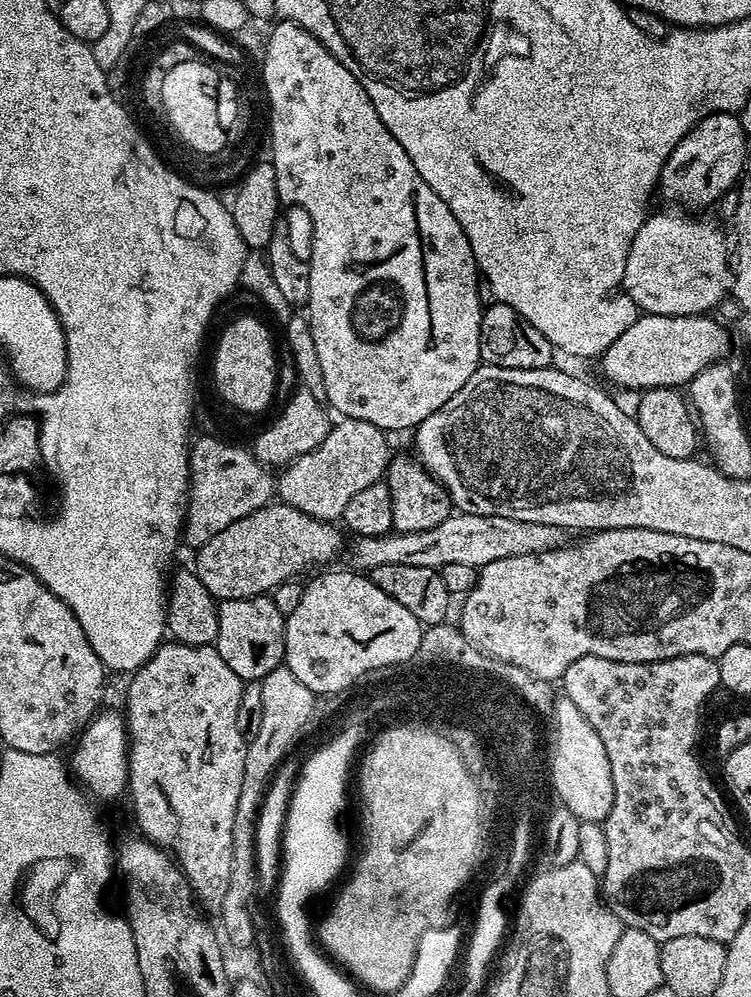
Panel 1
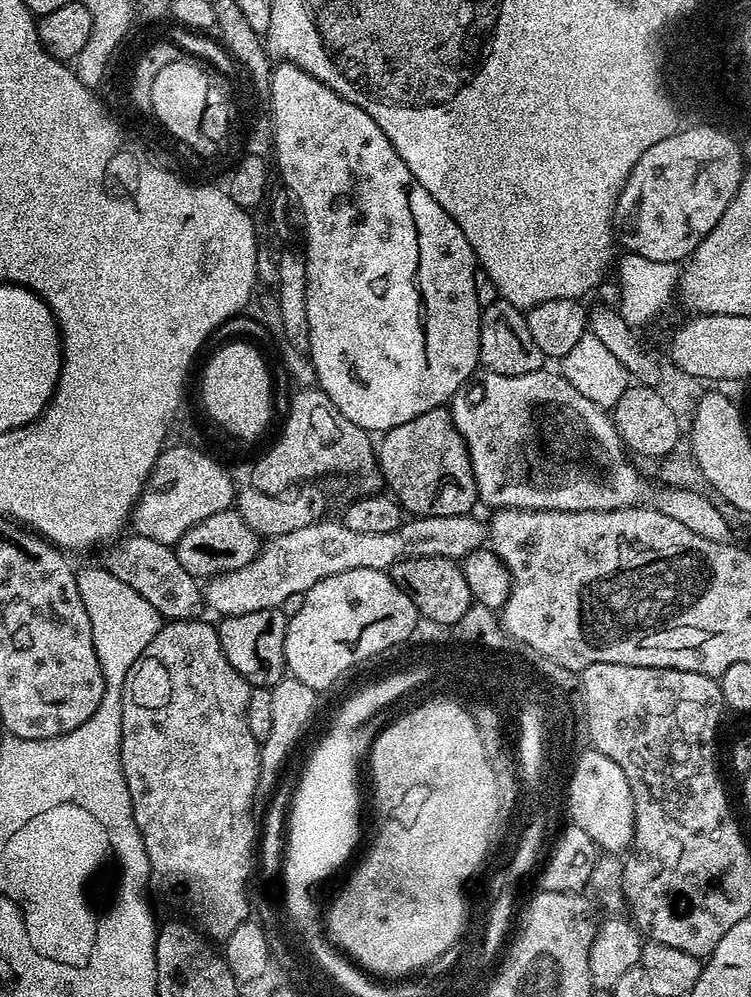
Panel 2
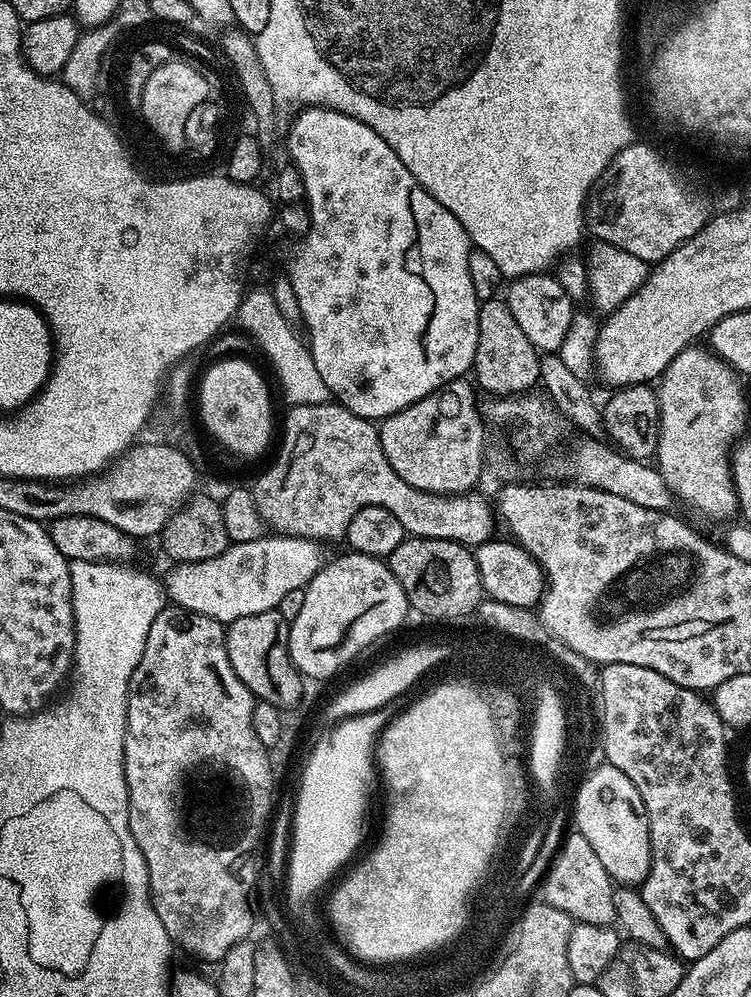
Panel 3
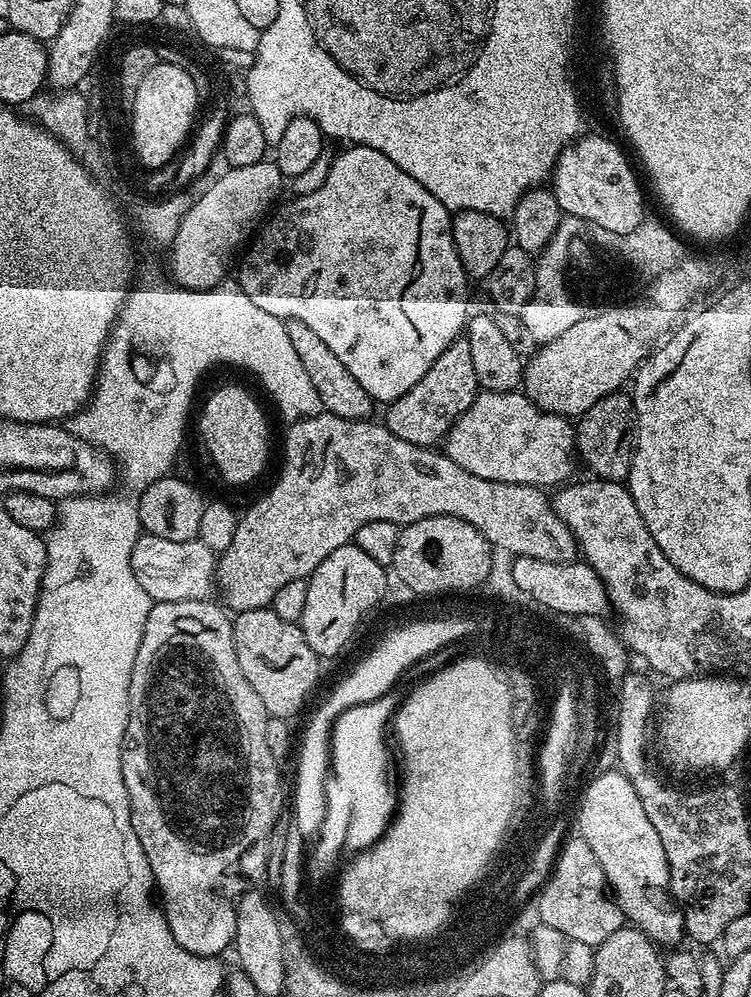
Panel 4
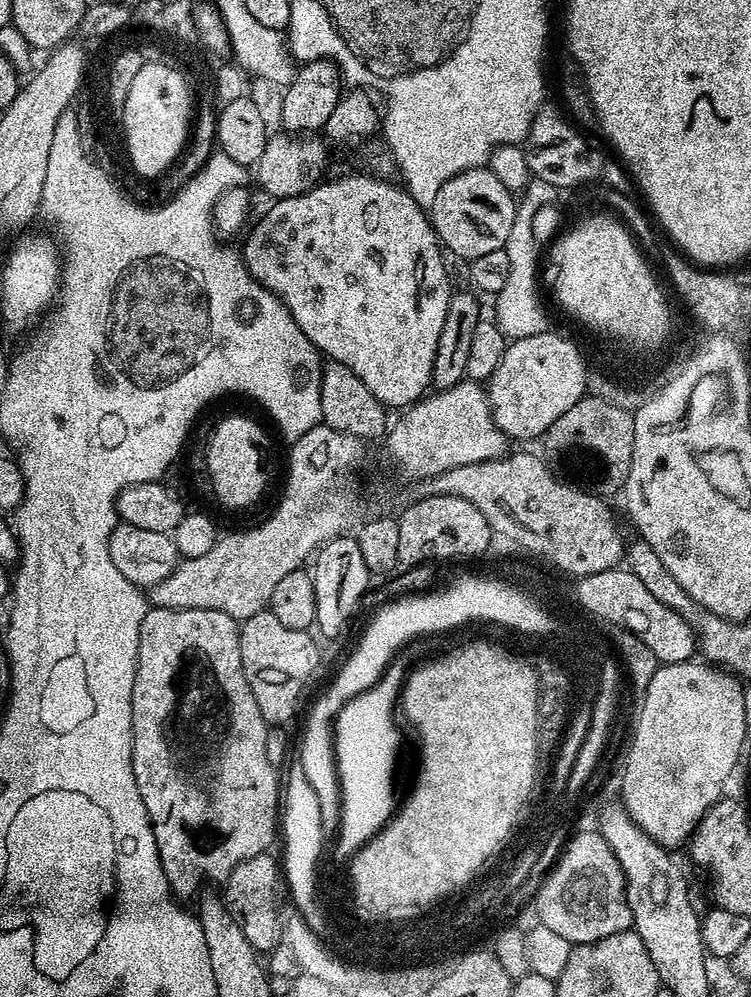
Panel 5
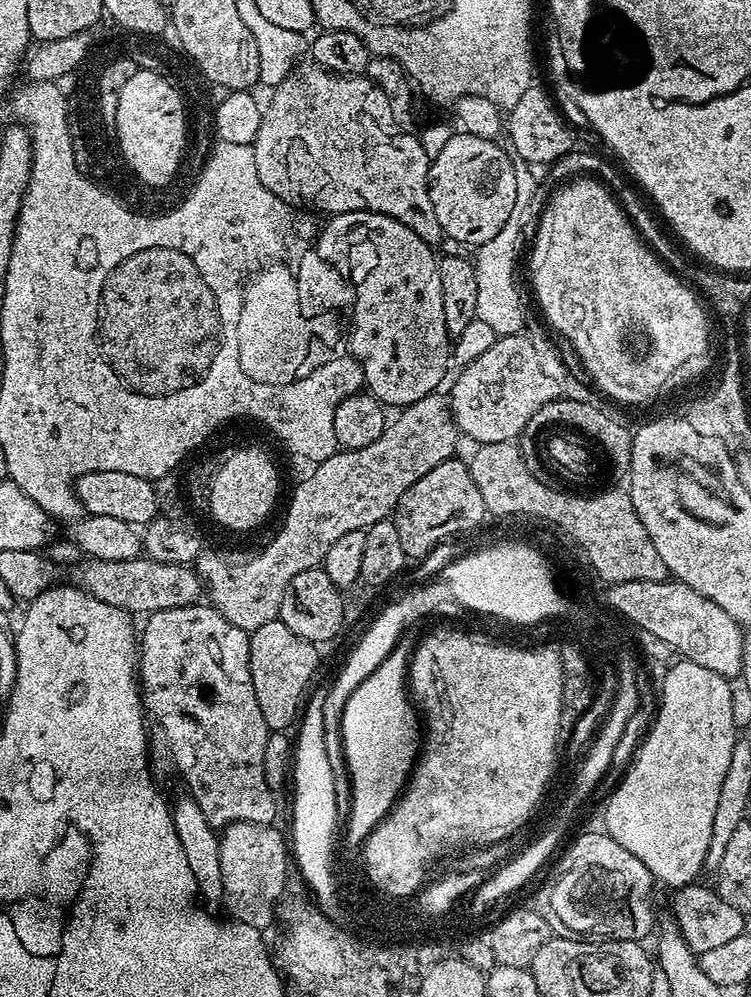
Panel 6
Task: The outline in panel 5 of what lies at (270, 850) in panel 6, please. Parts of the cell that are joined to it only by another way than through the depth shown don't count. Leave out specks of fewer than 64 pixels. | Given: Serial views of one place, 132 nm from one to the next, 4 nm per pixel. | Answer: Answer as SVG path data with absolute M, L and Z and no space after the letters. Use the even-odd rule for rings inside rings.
M263 852L254 858L250 858L246 862L242 862L238 866L234 866L234 870L223 881L222 899L227 904L230 914L234 914L234 922L238 922L238 926L242 926L242 934L246 934L250 946L254 946L257 952L268 954L278 943L278 918L279 907L278 899L276 900L276 876L278 880L278 860L272 857L272 854Z

